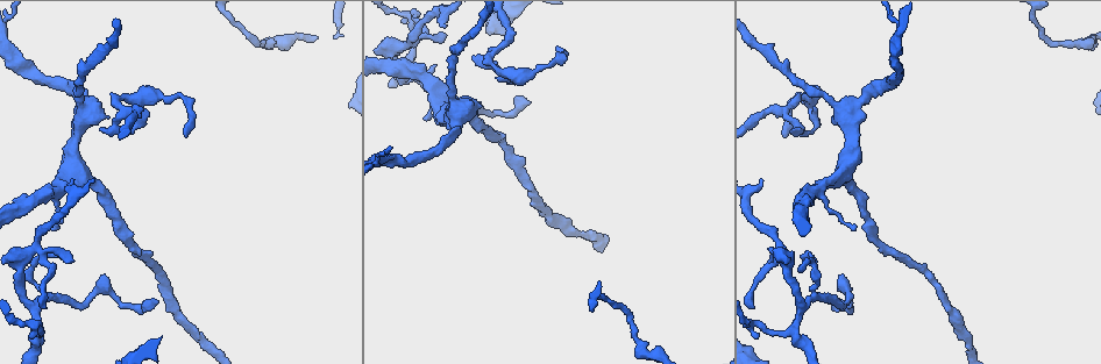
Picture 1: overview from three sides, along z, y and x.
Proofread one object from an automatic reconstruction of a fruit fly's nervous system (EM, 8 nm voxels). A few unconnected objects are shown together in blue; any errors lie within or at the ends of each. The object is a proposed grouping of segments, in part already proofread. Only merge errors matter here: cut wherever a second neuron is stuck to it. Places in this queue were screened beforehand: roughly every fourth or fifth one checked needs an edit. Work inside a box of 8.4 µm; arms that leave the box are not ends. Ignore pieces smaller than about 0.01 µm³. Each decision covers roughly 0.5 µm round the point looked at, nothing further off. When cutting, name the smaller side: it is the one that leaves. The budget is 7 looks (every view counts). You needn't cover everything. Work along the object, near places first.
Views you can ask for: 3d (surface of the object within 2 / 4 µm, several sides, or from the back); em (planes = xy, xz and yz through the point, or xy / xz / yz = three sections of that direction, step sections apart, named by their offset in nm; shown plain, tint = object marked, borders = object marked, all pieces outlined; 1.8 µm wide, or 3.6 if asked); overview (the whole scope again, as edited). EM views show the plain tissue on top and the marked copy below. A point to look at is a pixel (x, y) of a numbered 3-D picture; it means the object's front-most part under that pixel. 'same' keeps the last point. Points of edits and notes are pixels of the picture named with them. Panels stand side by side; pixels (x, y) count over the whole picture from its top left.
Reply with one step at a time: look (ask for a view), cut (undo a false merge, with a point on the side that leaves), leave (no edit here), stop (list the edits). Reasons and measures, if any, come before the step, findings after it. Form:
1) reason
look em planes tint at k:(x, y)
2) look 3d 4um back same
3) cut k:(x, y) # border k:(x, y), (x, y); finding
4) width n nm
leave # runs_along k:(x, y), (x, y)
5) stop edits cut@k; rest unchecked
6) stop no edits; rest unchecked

sudden change in width
look em xy step 4 tint at 1:(511, 77)

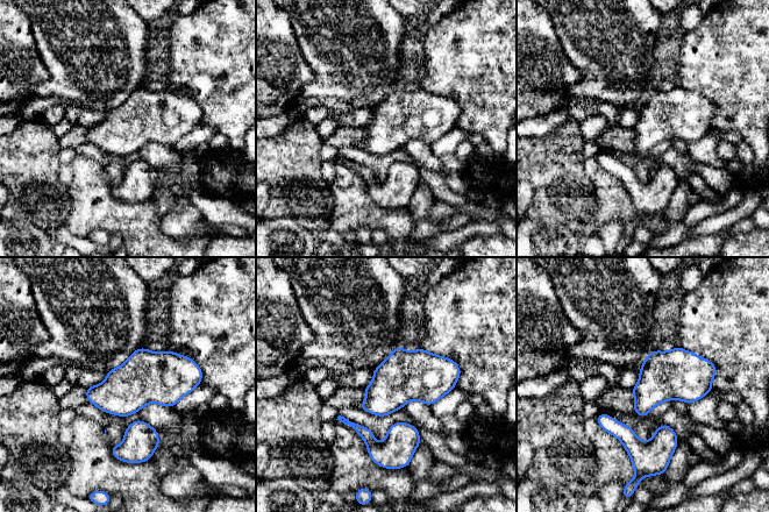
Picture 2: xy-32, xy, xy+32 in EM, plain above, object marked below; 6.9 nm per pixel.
look em planes tint same

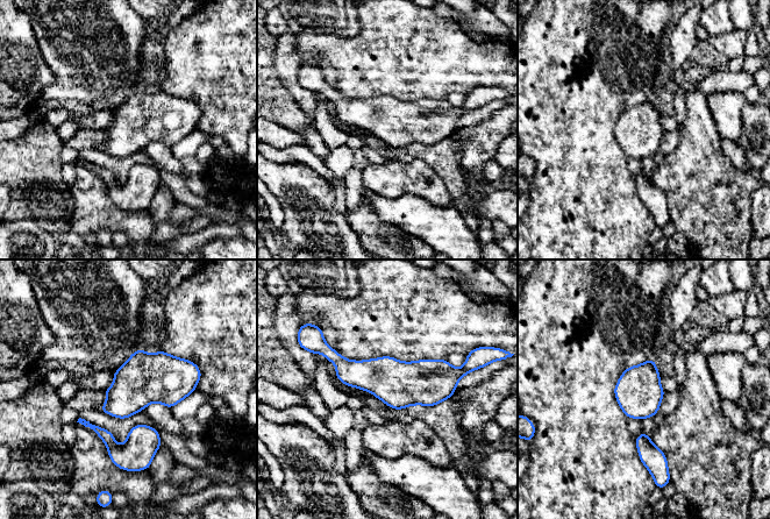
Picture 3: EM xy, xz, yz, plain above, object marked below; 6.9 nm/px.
leave # all the same neuron

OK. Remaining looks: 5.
look 3d 2um at 1:(401, 45)

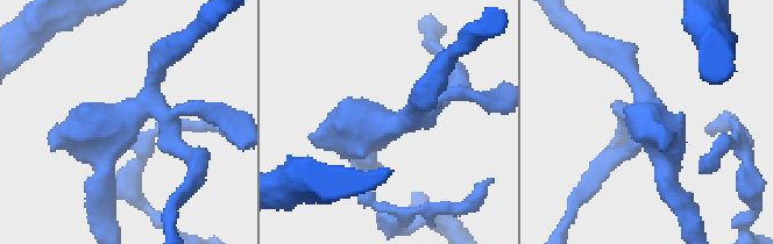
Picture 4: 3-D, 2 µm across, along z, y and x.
look em xy step 16 tint at 4:(392, 120)

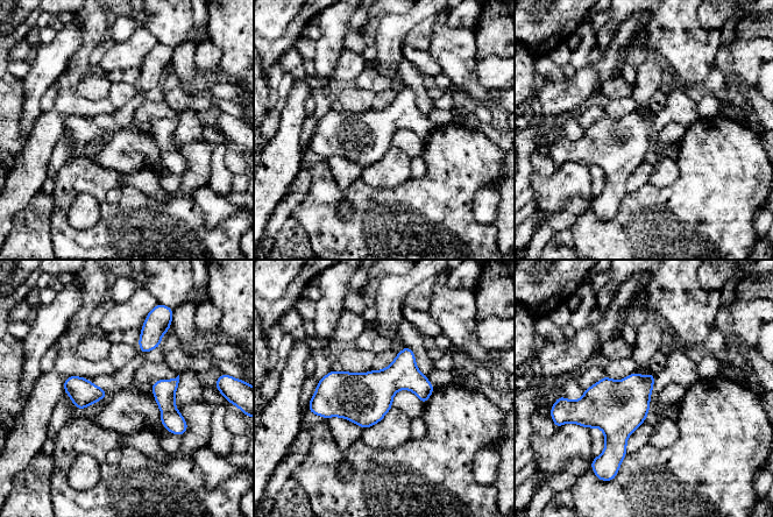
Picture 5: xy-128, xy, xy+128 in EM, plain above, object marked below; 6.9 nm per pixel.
another direction
look em planes tint same

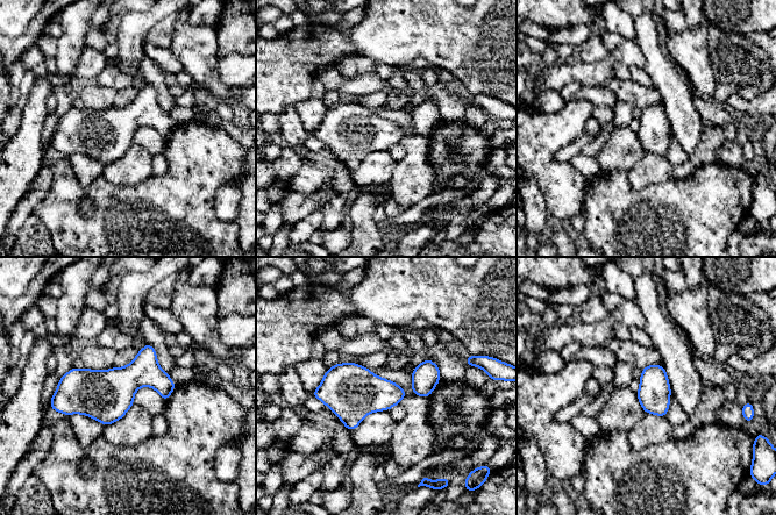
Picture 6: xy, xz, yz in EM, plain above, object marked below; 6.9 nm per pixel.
width 220 nm
leave # continuous, no second neuron

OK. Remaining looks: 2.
sharp bend
look 3d 2um at 1:(103, 290)

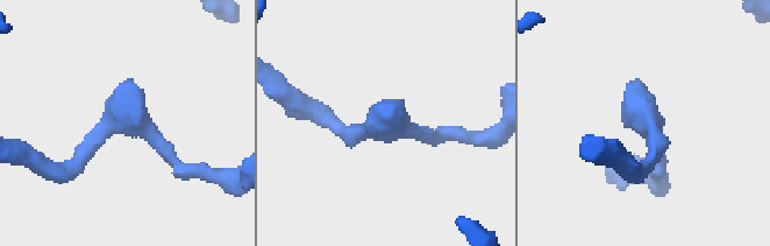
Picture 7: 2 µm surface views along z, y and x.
now the EM
look em planes tint at 7:(382, 127)

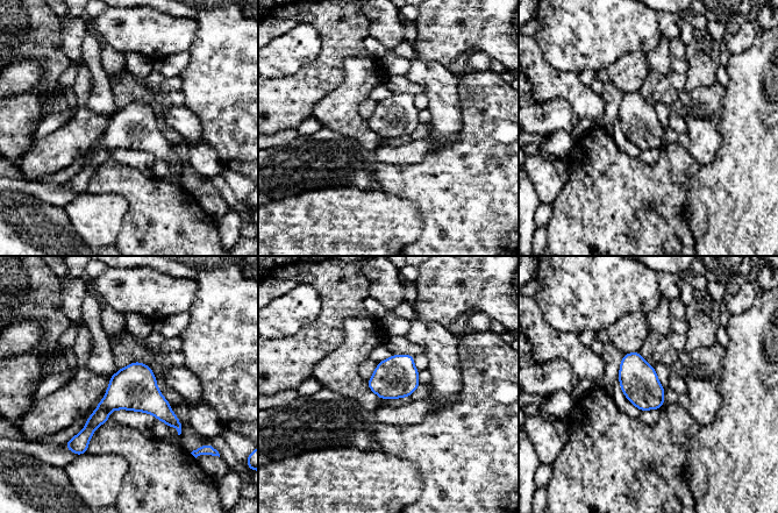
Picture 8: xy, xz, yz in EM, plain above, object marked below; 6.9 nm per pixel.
width 260 nm
leave # one neuron here

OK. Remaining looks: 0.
stop no edits; rest unchecked

